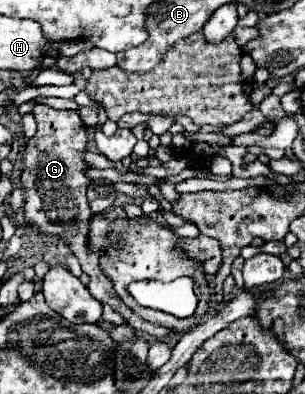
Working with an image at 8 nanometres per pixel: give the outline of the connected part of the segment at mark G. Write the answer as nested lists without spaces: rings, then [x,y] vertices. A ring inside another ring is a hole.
[[[37,104],[35,110],[35,120],[37,120],[37,132],[33,138],[29,138],[27,146],[25,146],[25,168],[21,174],[21,182],[25,188],[25,224],[33,226],[35,230],[43,232],[43,234],[57,234],[61,238],[65,238],[65,242],[69,244],[71,252],[77,256],[81,268],[85,274],[89,274],[91,282],[87,284],[89,292],[101,302],[101,304],[109,304],[117,314],[123,316],[123,320],[137,332],[149,334],[155,340],[161,340],[169,336],[171,330],[165,326],[145,322],[143,318],[139,318],[133,310],[129,310],[121,298],[115,296],[113,292],[113,284],[109,282],[109,278],[101,272],[99,268],[99,252],[87,252],[85,244],[87,244],[87,230],[89,230],[89,218],[91,218],[91,210],[89,204],[85,200],[85,190],[89,186],[89,178],[83,174],[83,170],[87,168],[87,164],[81,160],[81,152],[85,150],[85,142],[87,142],[87,134],[85,134],[85,126],[79,120],[75,110],[55,110],[43,104]]]

